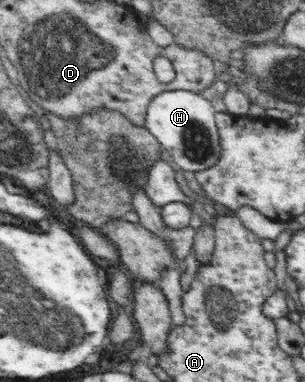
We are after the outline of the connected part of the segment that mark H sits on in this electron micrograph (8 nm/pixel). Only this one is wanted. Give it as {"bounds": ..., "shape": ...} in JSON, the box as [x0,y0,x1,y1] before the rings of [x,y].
{"bounds":[144,89,221,172],"shape":[[[165,89],[150,100],[144,126],[178,167],[186,172],[201,172],[214,167],[221,153],[215,113],[206,95],[188,90]]]}

